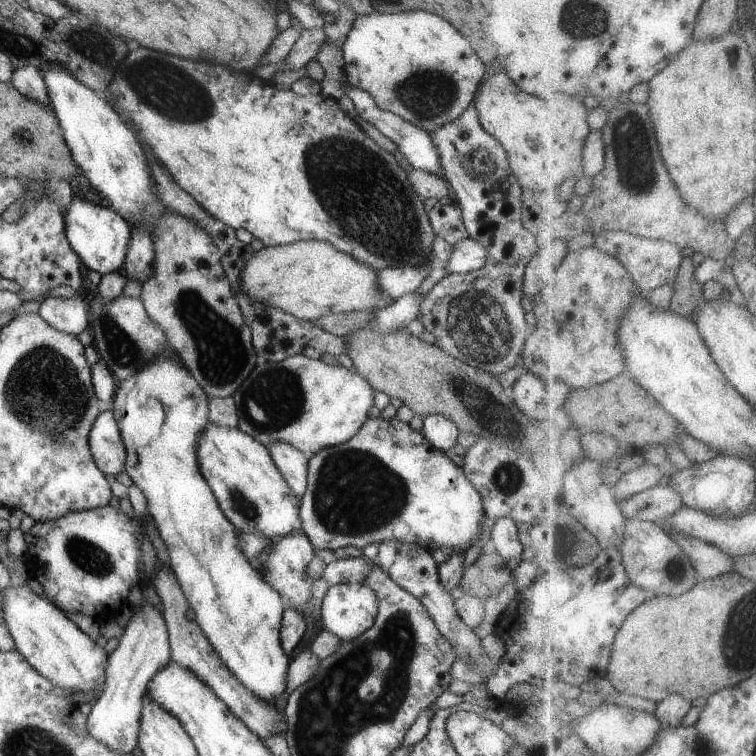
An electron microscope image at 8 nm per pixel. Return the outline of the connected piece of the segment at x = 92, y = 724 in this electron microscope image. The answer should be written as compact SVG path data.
M146 598L137 609L131 609L133 614L124 634L118 639L117 647L107 655L105 687L93 702L86 725L87 733L92 738L122 754L131 753L136 748L146 685L154 674L172 661L169 632L161 610Z

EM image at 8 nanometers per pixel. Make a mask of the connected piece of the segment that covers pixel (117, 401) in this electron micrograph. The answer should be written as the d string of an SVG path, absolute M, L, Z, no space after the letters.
M160 355L117 383L112 414L116 419L126 452L125 472L144 494L147 512L167 544L171 570L194 609L195 621L220 655L225 667L253 692L269 703L283 696L290 660L280 644L279 630L284 609L281 594L274 590L242 552L237 528L220 510L212 489L202 476L197 457L198 441L209 423L209 396L178 357Z

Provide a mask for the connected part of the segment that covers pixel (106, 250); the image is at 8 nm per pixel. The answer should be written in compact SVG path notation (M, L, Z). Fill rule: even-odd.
M74 197L63 214L65 235L71 249L90 270L101 275L122 270L125 254L130 242L131 226L121 214L105 203L92 204L80 197Z

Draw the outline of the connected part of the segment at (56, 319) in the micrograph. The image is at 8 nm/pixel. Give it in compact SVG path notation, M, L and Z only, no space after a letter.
M88 292L77 293L72 299L46 297L39 304L38 314L57 331L67 335L80 334L89 328Z

